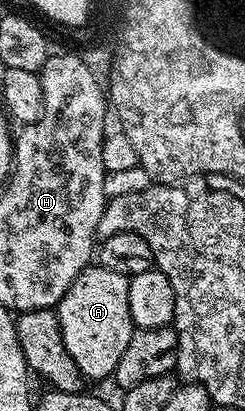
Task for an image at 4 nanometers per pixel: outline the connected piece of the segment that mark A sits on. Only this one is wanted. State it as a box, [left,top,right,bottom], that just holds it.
[55,263,135,381]

